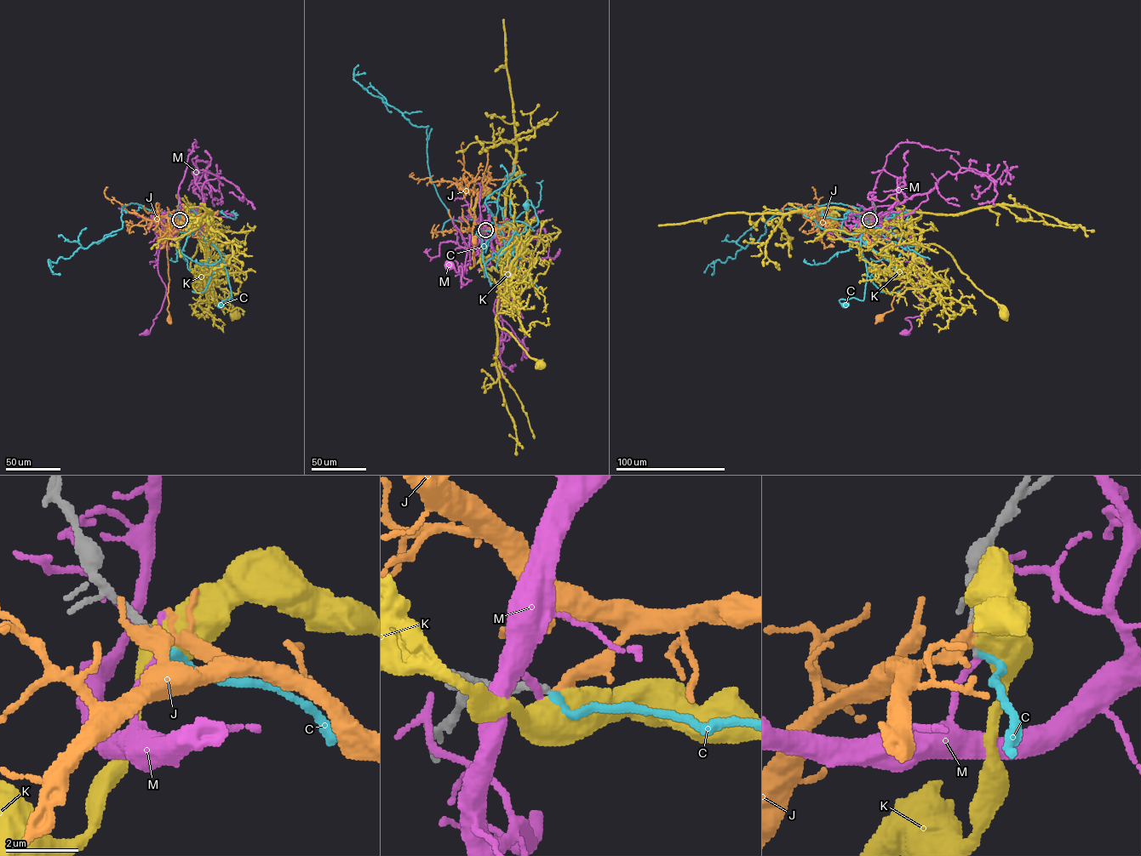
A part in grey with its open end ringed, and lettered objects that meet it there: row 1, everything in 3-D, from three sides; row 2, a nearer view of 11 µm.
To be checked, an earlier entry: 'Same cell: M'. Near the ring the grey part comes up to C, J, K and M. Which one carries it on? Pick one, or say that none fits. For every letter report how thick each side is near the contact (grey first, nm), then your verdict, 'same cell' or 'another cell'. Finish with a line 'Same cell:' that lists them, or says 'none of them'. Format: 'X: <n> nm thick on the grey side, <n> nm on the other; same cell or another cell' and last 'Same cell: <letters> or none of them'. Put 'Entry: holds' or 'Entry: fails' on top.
Entry: fails
C: 240 nm thick on the grey side, 240 nm on the other; same cell
J: 240 nm thick on the grey side, 240 nm on the other; another cell
K: 240 nm thick on the grey side, 850 nm on the other; another cell
M: 260 nm thick on the grey side, 280 nm on the other; another cell
Same cell: C

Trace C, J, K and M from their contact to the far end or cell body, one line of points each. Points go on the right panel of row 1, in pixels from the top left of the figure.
C: (869, 219), (871, 224), (866, 223), (861, 236), (867, 272), (864, 299), (839, 300), (845, 305)
J: (868, 219), (863, 223), (861, 233), (866, 236), (874, 254), (905, 283), (894, 297), (892, 309), (878, 319)
K: (869, 219), (874, 217), (882, 222), (916, 227), (920, 231), (920, 242), (943, 248), (1005, 316)
M: (869, 219), (877, 220), (896, 236), (915, 266), (923, 314), (906, 318), (911, 328), (904, 333)

